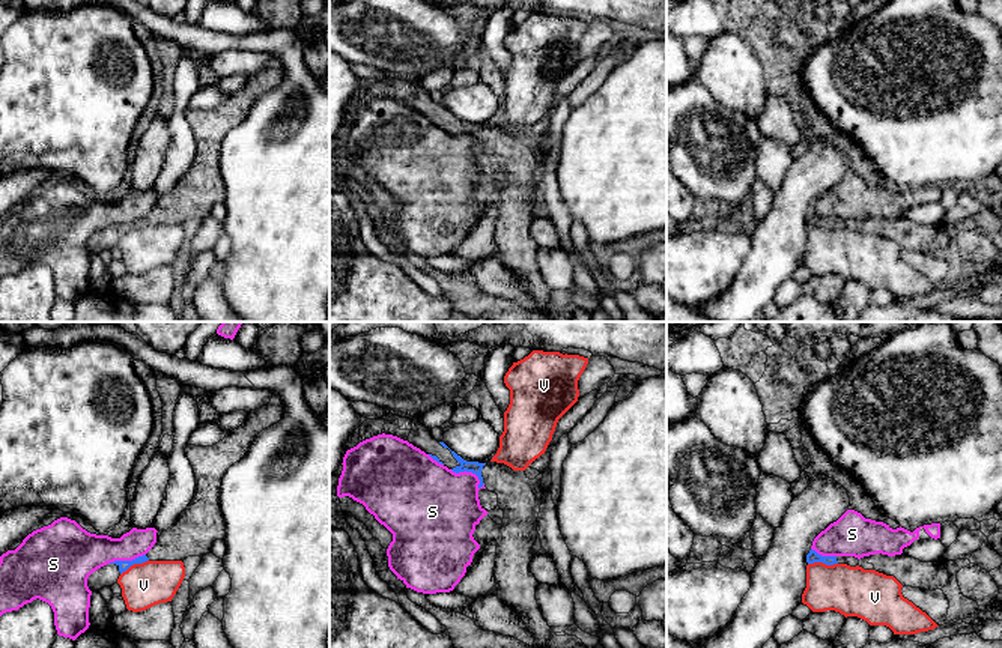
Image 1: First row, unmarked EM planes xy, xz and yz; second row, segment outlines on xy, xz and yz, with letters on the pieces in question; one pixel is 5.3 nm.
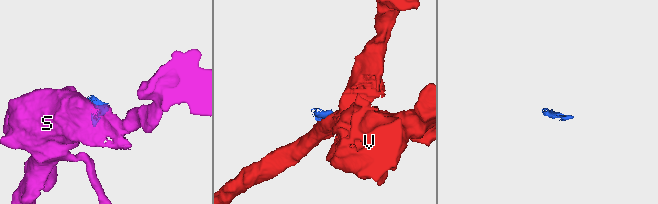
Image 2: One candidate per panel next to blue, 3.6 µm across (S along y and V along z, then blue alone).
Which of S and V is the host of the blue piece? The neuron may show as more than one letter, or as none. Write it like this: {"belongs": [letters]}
{"belongs": []}

